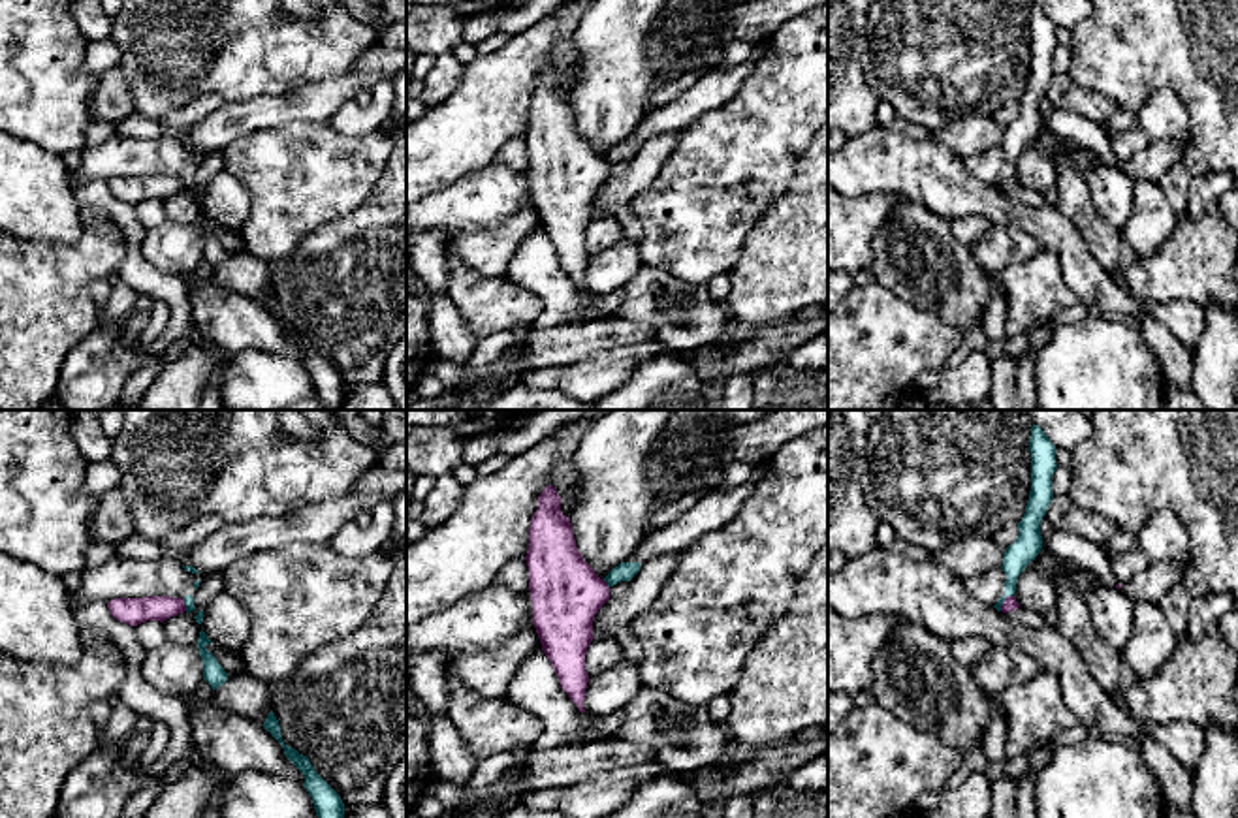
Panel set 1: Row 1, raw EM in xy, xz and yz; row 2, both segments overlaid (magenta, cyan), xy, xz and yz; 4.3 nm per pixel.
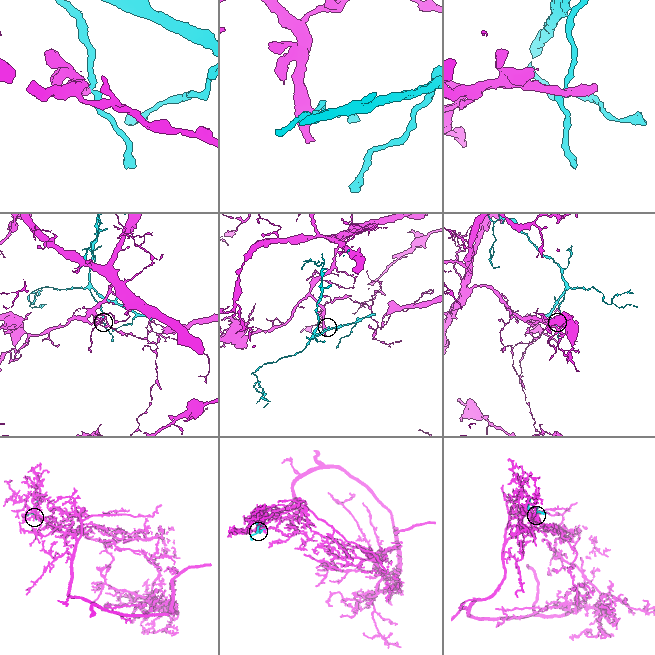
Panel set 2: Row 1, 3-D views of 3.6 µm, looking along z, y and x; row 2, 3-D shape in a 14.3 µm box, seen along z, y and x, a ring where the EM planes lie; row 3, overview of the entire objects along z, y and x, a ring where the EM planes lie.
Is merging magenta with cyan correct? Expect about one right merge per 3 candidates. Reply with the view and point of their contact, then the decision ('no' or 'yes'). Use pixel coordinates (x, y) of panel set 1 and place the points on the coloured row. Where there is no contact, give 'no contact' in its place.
meets magenta in yz at (1005, 600); no

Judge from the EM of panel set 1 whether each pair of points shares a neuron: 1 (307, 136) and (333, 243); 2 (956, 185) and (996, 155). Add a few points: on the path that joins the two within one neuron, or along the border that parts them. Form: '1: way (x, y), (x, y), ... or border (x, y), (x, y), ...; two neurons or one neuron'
1: border (365, 198), (350, 211), (313, 230), (294, 251); two neurons
2: border (962, 160), (971, 173), (992, 187); two neurons

